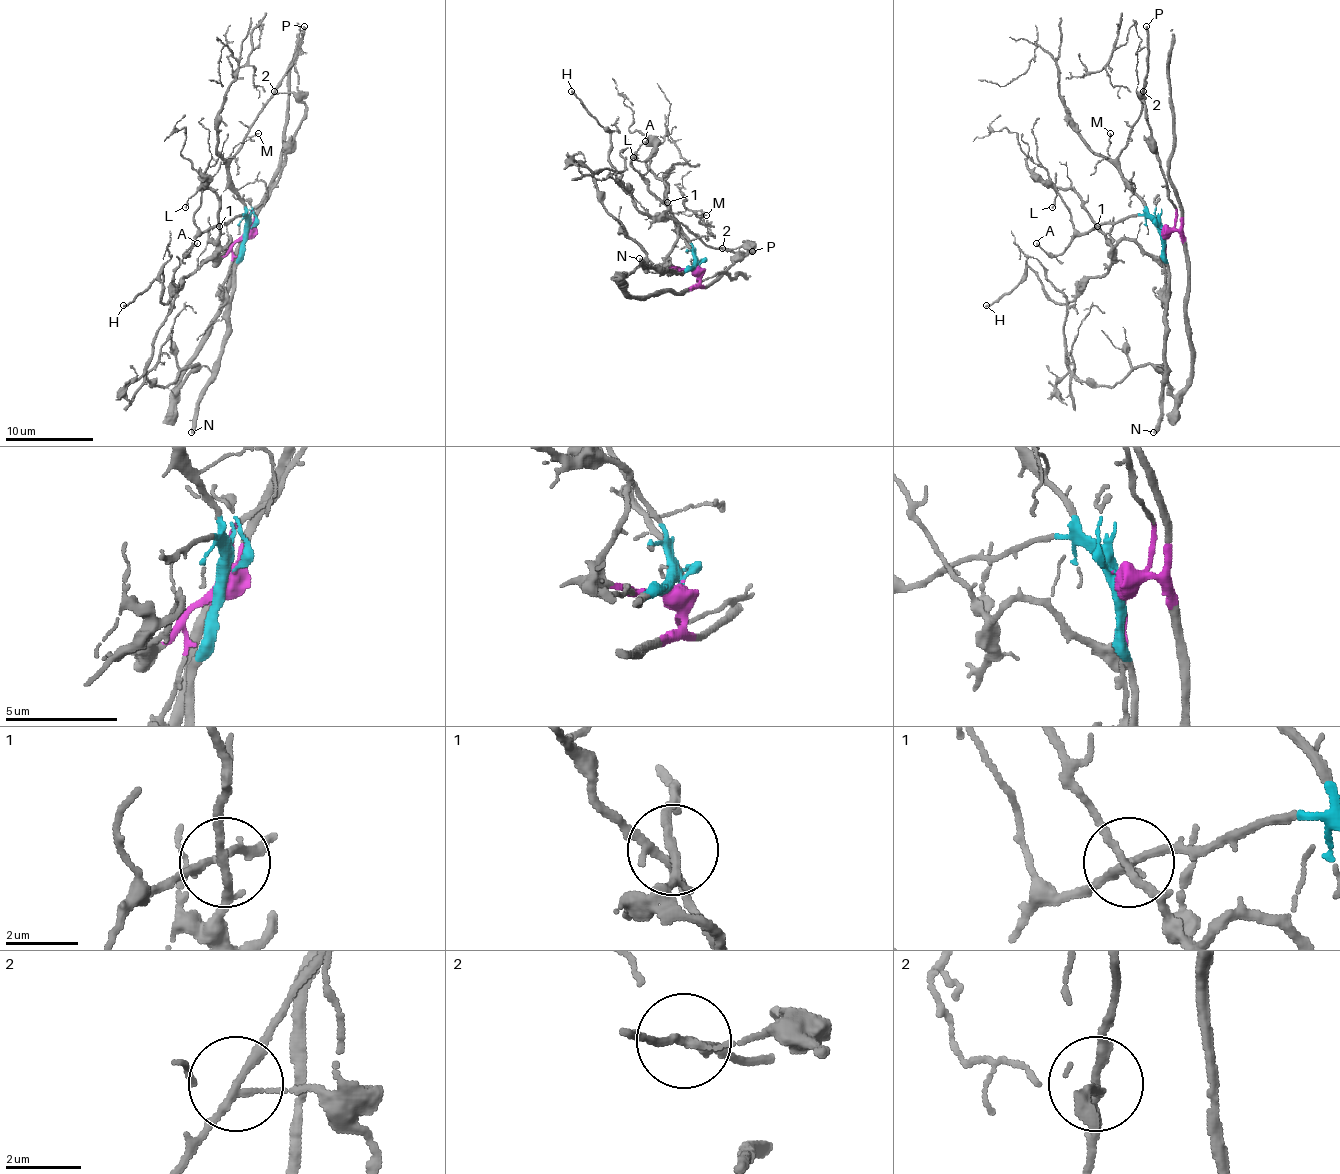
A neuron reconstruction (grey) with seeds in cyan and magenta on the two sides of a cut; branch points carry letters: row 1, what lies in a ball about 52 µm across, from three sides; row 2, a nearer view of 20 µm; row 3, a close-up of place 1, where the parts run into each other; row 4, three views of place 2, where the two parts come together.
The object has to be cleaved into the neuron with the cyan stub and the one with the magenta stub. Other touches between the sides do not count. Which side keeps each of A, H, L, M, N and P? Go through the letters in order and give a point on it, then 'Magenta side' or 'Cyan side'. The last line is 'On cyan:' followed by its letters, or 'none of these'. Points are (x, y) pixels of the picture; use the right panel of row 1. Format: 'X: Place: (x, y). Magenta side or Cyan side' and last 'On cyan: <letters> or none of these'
A: Place: (1036, 243). Cyan side
H: Place: (986, 305). Magenta side
L: Place: (1052, 207). Magenta side
M: Place: (1110, 133). Cyan side
N: Place: (1153, 432). Cyan side
P: Place: (1146, 26). Cyan side
On cyan: A, M, N, P

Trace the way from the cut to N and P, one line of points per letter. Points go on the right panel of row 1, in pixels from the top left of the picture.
N: (1163, 233), (1163, 260), (1167, 271), (1165, 380), (1158, 428), (1154, 433)
P: (1163, 233), (1145, 203), (1123, 176), (1119, 159), (1143, 102), (1147, 60), (1145, 25)

